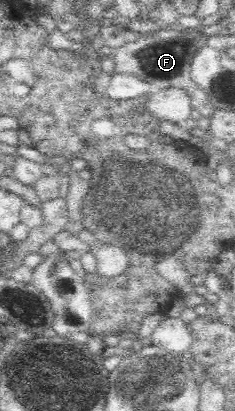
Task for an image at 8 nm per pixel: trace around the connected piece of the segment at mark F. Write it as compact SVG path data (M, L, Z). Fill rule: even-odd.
M174 29L152 30L135 41L126 43L109 52L116 63L116 73L130 74L147 81L156 89L176 88L182 90L191 109L196 109L203 118L210 119L216 109L212 109L208 102L208 94L200 89L191 78L191 65L194 57L207 46L207 35L202 31L188 29L188 31L174 31Z

